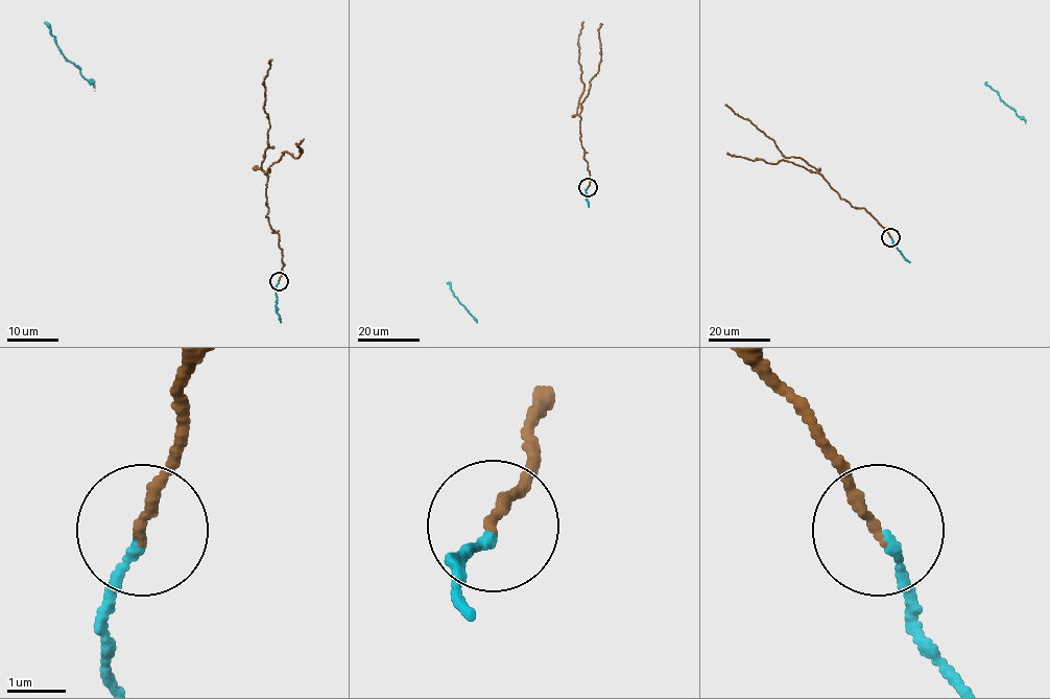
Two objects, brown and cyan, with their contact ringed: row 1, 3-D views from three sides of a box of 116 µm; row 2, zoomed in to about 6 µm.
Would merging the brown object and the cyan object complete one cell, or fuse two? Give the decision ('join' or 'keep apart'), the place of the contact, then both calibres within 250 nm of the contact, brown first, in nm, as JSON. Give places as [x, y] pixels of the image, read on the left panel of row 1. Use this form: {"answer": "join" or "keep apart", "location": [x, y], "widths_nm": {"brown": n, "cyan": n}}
{"answer": "join", "location": [279, 281], "widths_nm": {"brown": 180, "cyan": 160}}

